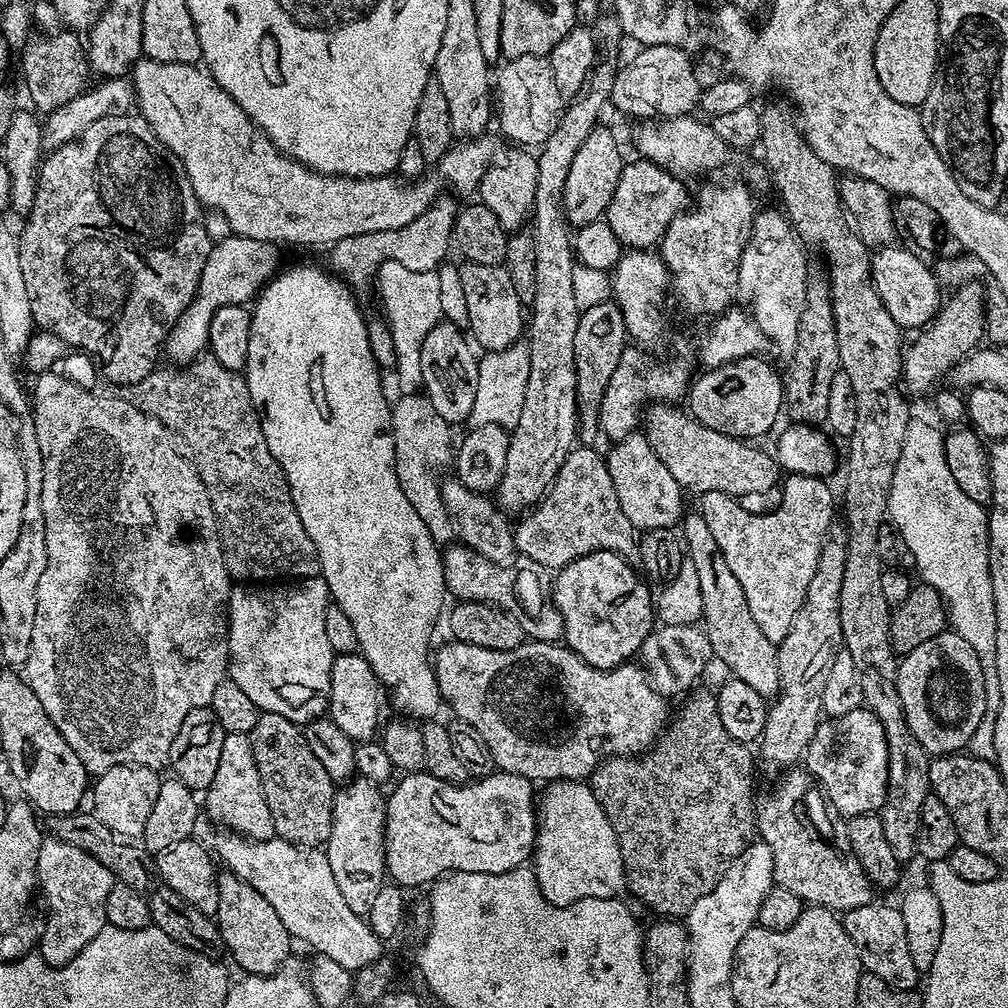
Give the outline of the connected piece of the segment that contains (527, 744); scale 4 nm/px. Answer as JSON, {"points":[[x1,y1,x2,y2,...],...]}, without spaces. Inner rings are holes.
{"points":[[461,640,447,642,434,652,434,667,438,686,440,687,440,698,445,705,452,707,452,716,457,720,465,720,478,734,482,734,486,746,490,746,490,754,494,758,496,768,501,772,518,774,522,778,533,782,551,782,553,780,584,780,591,777,592,771,602,759,609,756,639,756,648,751,657,740,660,739,666,725,670,720,670,712,664,709,665,697,661,696,652,687,643,667,636,662,625,662,616,668,595,668,590,666,578,654,560,642,545,642,534,640,519,644,514,650,486,650,482,646,470,646]]}

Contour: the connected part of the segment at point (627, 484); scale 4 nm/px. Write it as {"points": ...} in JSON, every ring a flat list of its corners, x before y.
{"points":[[643,434,627,436,625,440,617,440,606,452,610,482,614,482,614,494,618,494,618,506,622,506,622,514,630,518,633,528,647,530,650,528,676,528,681,523,686,511,684,505,685,489,666,470,662,458,654,454,650,442]]}

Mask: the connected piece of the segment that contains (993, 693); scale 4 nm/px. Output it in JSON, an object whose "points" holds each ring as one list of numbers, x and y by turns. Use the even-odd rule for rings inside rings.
{"points":[[909,419,906,434,900,443,898,462,894,466,894,478,890,482,890,498,888,499,887,519,893,528,900,533,903,547,914,554,915,571,920,571,919,579,930,585,944,599,944,607,948,609,948,624,951,631,958,634,965,642,974,646,974,654,978,654,978,662,982,662,984,671,984,689,986,690,986,712,982,714,982,722,978,722,978,730,970,738,967,751,983,760,995,761,994,722,996,710,1000,707,1000,687,996,677,996,643,998,642,998,618,994,606,994,586,990,578,990,562,988,561,988,514,974,498,970,498,954,482,954,474,950,474,950,466,946,466,946,450,944,449,943,431,939,432,932,424,924,420]]}

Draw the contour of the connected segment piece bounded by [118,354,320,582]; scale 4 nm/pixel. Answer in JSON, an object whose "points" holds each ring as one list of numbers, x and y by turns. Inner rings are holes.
{"points":[[201,354,192,363,177,368,167,367,156,367,149,376,142,378,142,382,137,384,119,385,118,395,126,402,138,406,138,410,158,418,158,422,162,422,168,427,168,431,176,437,184,455,196,468,196,473,200,475,200,481,206,486,206,494,210,494,210,502,214,506,216,522,220,526,220,547,224,550,224,565,229,577,236,582,295,582,317,575,320,571,318,550,314,550,314,542,310,542,310,534,306,534,306,526,302,526,302,522,298,518,298,510,292,501,290,486,284,477,284,471,278,466,274,454,270,454,270,446,266,446,266,438,262,434,260,425,260,413,257,412,254,402,250,398,247,379,241,373,226,370,226,366,222,366,222,362,218,362,218,358,214,358,210,354]]}

